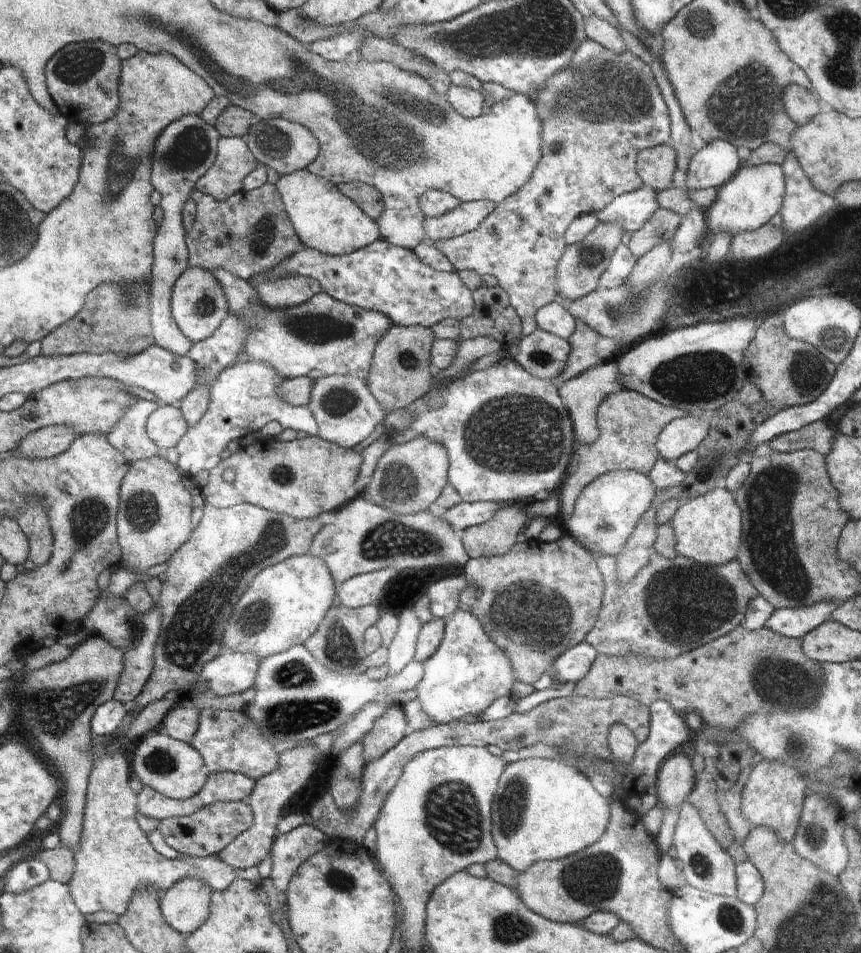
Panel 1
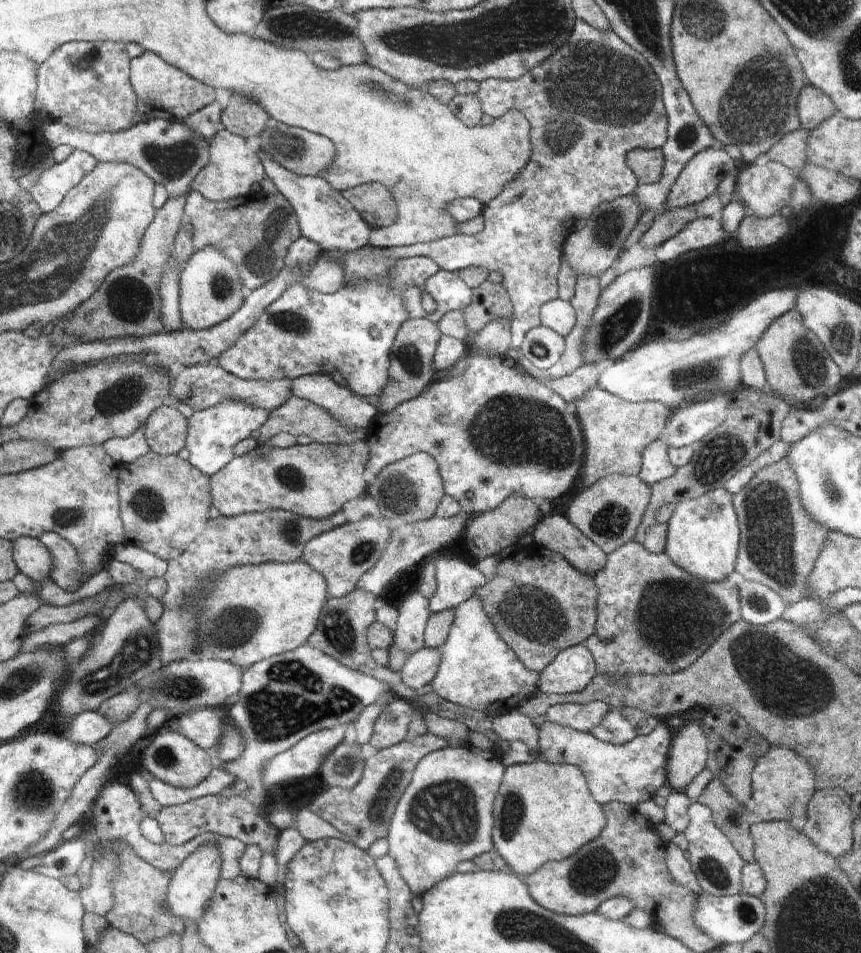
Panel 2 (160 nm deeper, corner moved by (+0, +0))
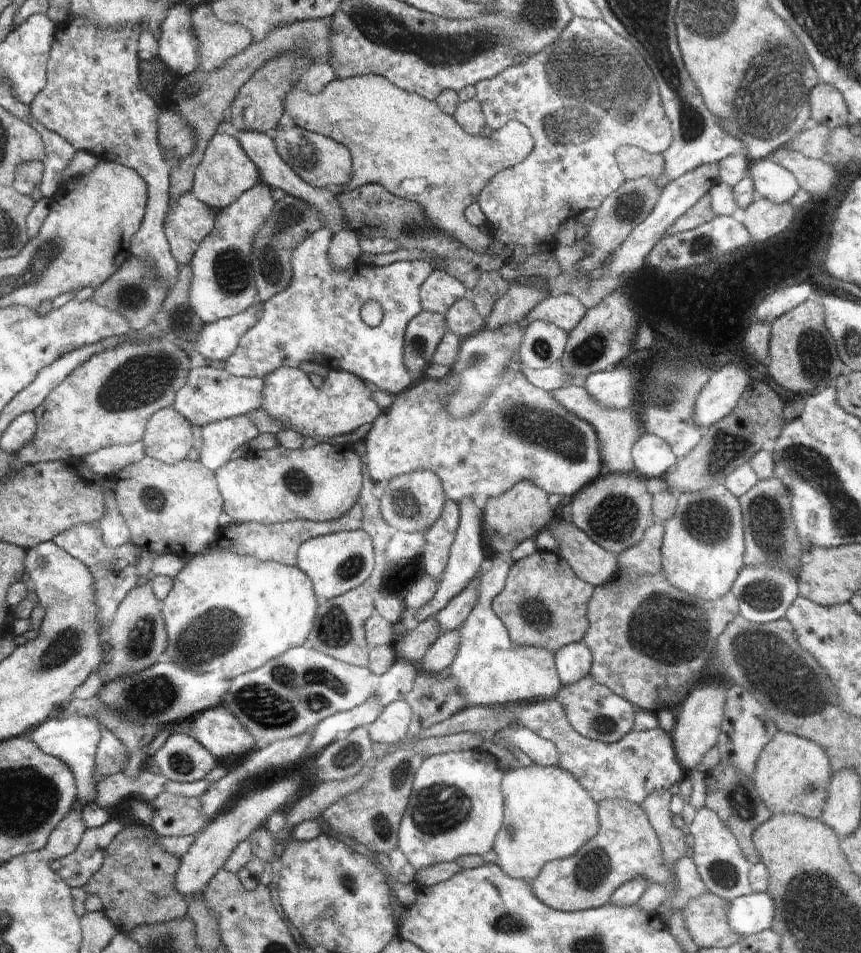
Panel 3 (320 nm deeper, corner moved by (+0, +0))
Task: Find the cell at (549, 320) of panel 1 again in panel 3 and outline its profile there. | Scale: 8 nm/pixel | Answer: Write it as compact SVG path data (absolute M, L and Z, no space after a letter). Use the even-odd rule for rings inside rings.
M562 289L538 303L526 316L524 322L548 321L569 333L584 318L587 308L574 295L568 295Z

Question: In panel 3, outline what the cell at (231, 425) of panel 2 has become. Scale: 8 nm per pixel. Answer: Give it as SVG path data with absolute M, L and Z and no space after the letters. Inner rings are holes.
M246 415L222 419L221 421L203 426L201 440L196 443L196 445L202 445L199 451L199 460L206 468L209 468L211 471L217 471L219 468L222 468L222 465L232 460L234 450L249 443L250 440L254 440L259 434L258 428L249 421Z

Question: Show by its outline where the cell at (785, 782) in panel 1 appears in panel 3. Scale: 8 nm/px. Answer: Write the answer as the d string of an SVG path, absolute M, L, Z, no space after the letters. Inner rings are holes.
M776 731L760 753L752 779L772 815L780 812L800 813L811 819L820 819L828 798L831 776L829 758L819 744Z

